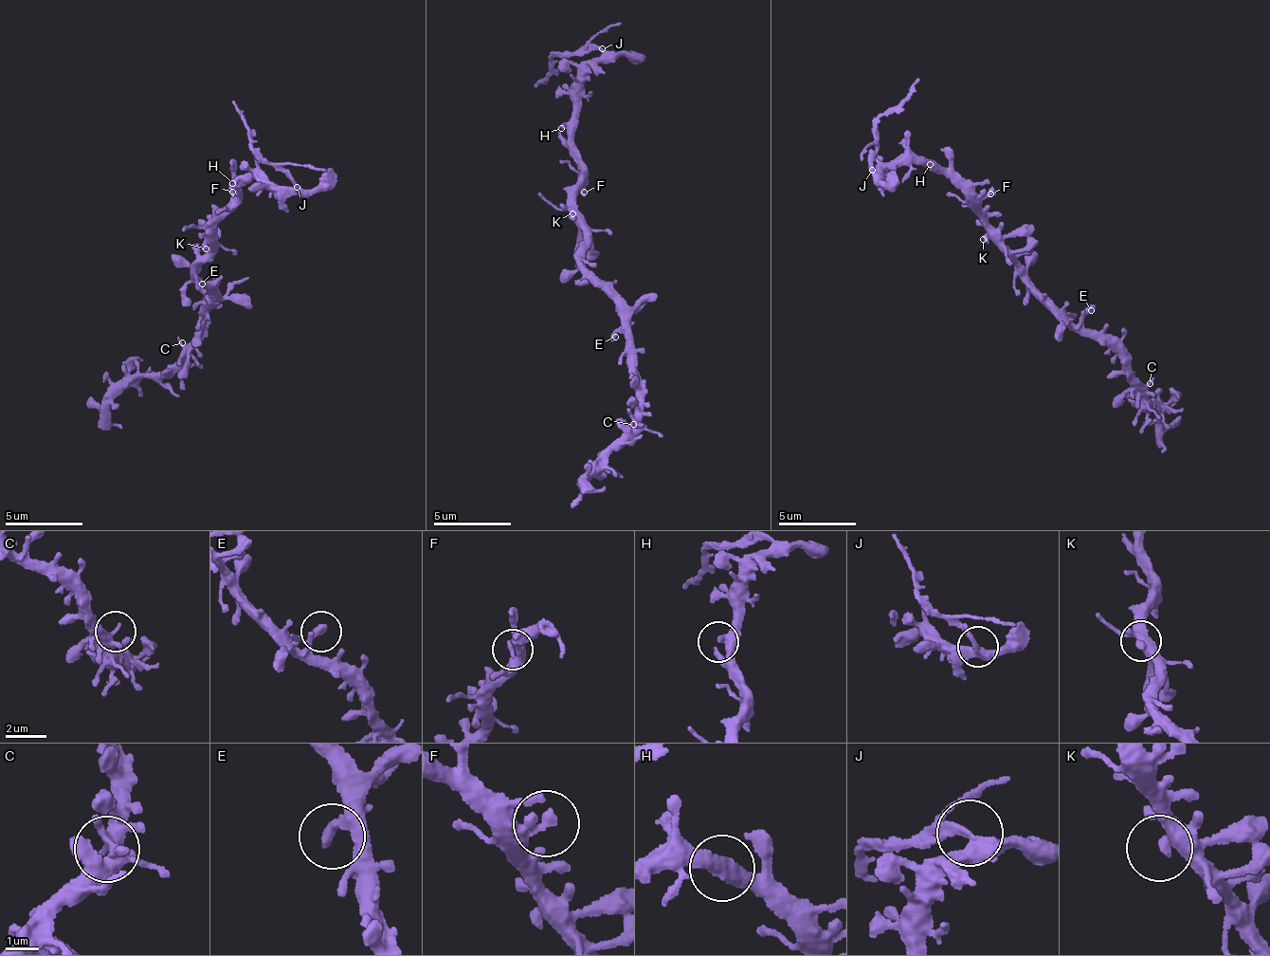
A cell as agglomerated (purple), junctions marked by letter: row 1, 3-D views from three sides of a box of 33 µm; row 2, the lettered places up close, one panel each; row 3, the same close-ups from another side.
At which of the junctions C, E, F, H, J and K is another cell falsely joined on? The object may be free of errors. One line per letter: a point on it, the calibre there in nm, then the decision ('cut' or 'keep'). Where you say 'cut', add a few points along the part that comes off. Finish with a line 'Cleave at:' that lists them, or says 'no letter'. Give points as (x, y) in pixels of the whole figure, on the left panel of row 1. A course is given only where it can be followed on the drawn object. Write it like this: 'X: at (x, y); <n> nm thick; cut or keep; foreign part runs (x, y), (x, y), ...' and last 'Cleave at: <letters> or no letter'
C: at (182, 342); 320 nm thick; keep
E: at (202, 284); 380 nm thick; keep
F: at (232, 192); 240 nm thick; keep
H: at (232, 183); 340 nm thick; keep
J: at (297, 187); 320 nm thick; cut; foreign part runs (297, 186), (253, 145), (231, 101)
K: at (206, 248); 280 nm thick; keep
Cleave at: J

